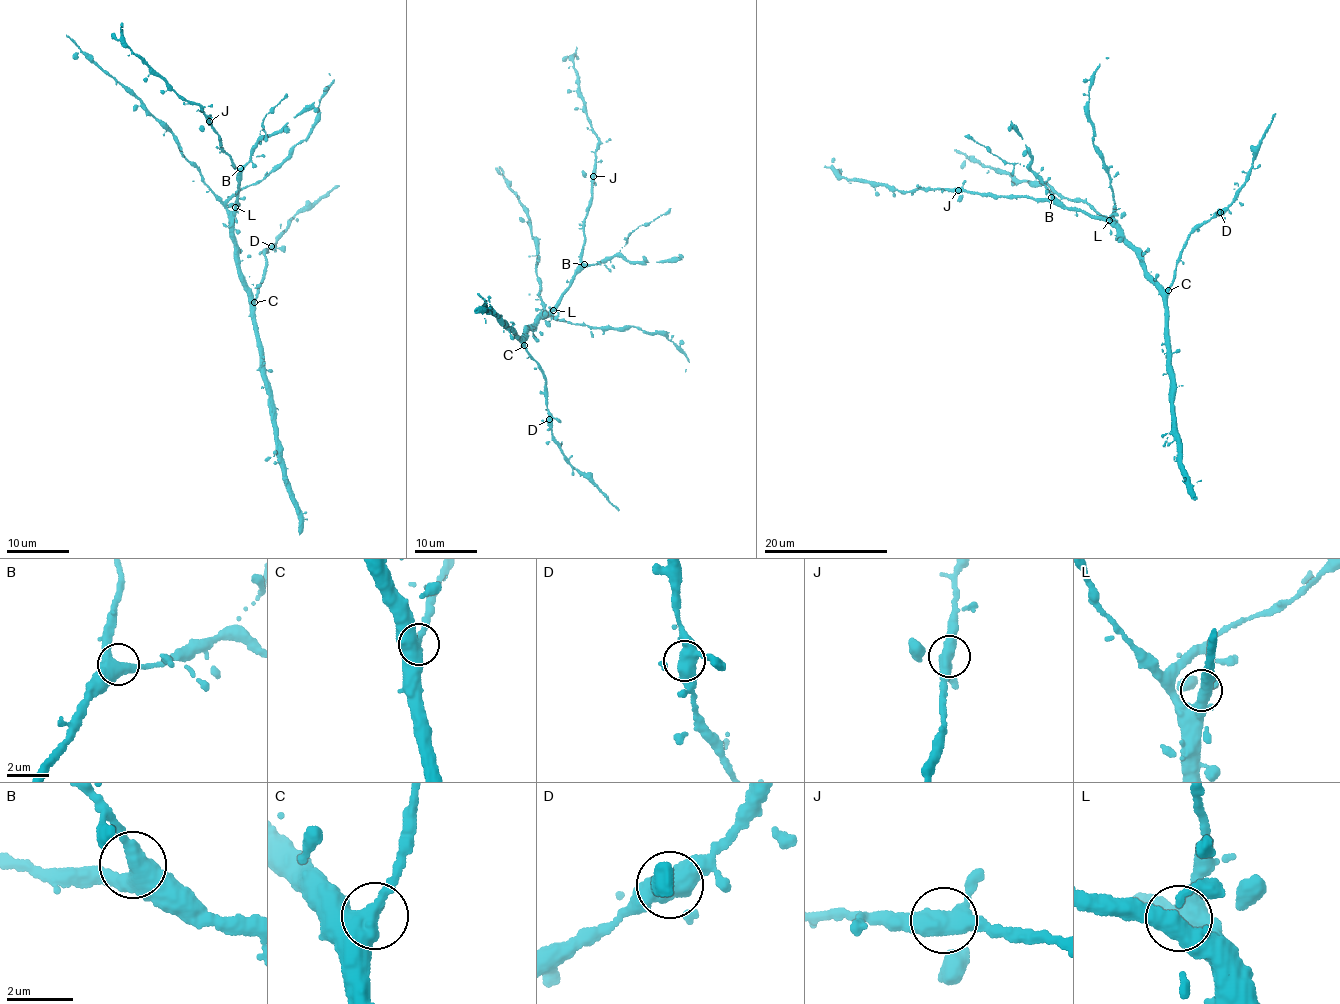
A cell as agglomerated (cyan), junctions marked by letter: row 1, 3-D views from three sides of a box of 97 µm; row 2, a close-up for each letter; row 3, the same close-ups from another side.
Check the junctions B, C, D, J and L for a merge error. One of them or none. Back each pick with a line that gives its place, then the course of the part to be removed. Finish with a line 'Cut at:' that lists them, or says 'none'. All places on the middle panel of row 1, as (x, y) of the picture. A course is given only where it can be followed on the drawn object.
Cut at: none

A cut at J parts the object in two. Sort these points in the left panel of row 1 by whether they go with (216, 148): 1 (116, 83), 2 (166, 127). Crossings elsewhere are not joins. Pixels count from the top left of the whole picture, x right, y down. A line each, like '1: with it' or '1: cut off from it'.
1: with it
2: with it

